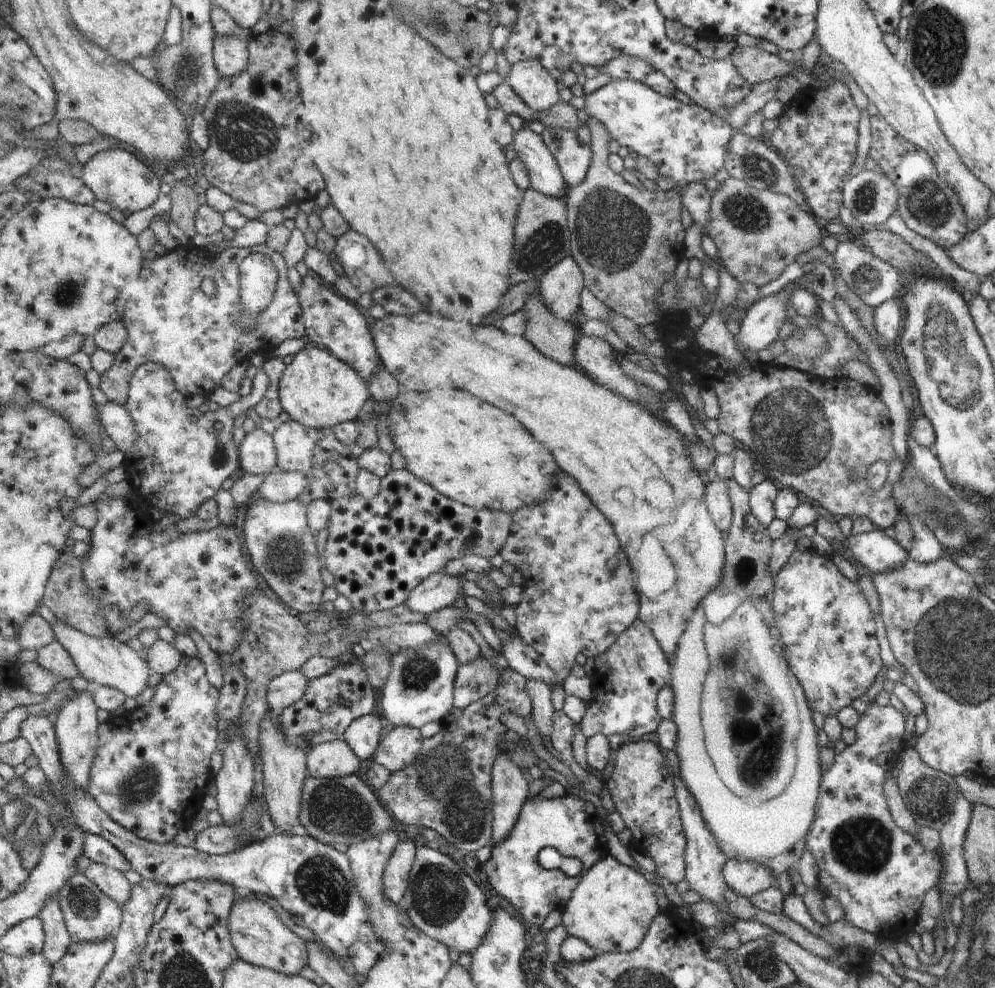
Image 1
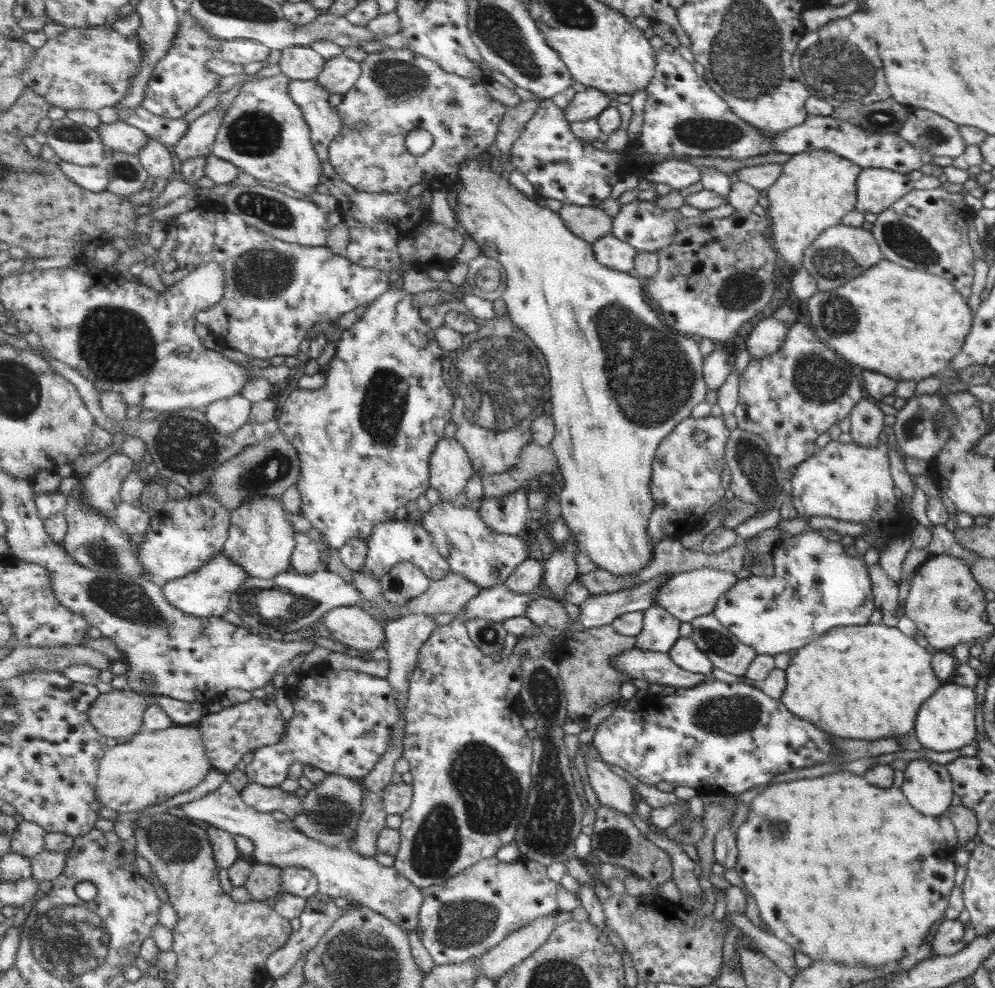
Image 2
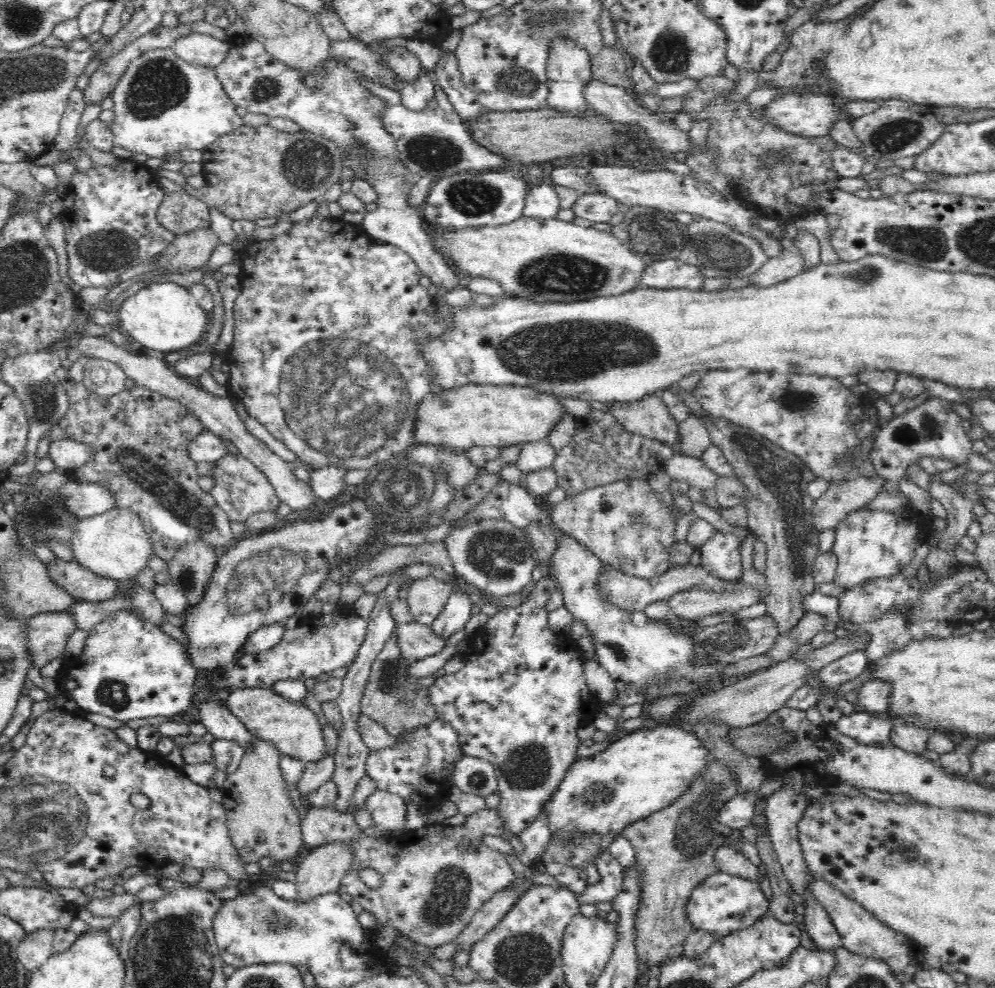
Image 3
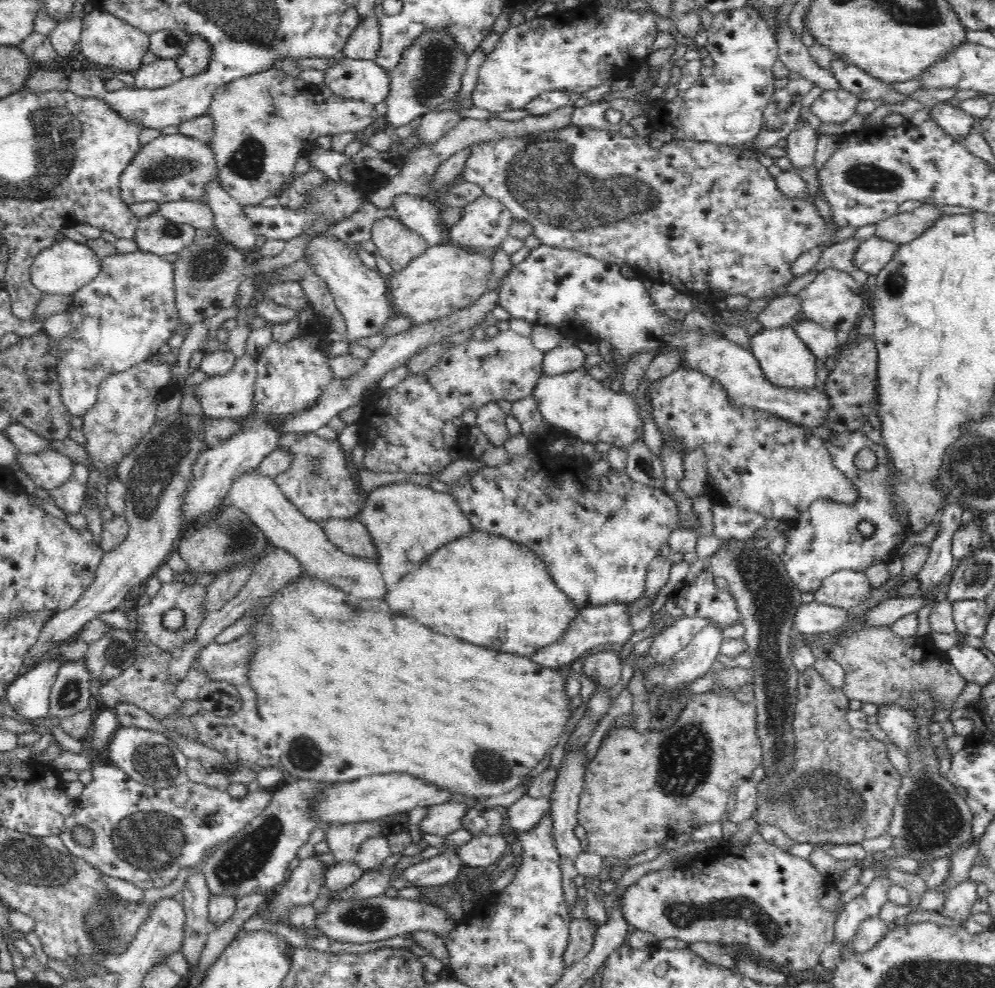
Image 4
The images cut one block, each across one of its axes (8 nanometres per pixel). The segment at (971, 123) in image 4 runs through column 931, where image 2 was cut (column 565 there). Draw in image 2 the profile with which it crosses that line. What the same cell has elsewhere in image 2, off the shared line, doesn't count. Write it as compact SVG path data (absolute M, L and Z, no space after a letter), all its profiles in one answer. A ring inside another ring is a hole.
M588 87L578 92L565 110L566 118L571 124L591 118L598 118L607 108L611 107L611 98L606 92Z

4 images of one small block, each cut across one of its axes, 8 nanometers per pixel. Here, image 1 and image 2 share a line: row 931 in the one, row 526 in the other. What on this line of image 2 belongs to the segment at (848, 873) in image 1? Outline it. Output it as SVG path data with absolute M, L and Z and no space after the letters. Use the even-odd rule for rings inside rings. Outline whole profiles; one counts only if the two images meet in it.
M830 440L819 452L808 456L796 466L790 477L790 503L800 518L829 517L859 524L865 528L864 534L876 535L879 541L875 550L880 553L889 542L910 535L911 516L903 516L900 503L893 494L891 476L887 463L887 445L875 444L863 447L853 442L841 443Z

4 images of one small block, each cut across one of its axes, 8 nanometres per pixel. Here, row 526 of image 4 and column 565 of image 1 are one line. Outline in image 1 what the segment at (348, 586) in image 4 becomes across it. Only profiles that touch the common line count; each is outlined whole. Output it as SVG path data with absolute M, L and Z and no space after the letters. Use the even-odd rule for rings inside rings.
M567 256L541 277L543 304L559 318L572 321L581 308L581 292L586 287L579 264Z

